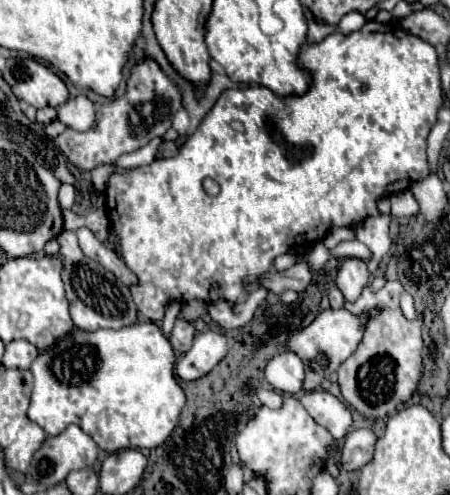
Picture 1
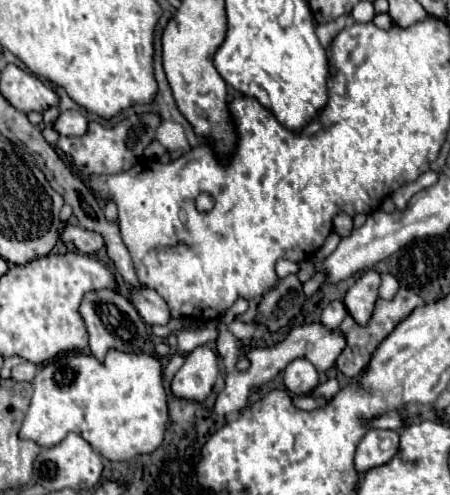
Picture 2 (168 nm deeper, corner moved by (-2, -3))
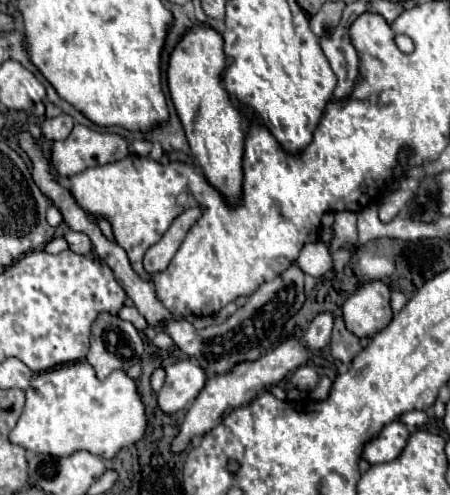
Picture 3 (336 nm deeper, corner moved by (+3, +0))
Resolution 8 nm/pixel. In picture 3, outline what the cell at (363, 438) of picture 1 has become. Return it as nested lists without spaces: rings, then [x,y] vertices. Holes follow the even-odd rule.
[[[392,421],[388,425],[384,425],[376,437],[372,437],[368,443],[364,443],[362,459],[366,459],[368,463],[394,461],[400,455],[400,451],[404,449],[408,435],[410,433],[408,433],[406,425],[402,425],[400,421]]]

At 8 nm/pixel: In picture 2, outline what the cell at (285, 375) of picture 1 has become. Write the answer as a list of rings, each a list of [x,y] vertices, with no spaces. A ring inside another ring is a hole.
[[[299,358],[285,368],[283,380],[293,394],[309,394],[319,384],[319,374],[311,362]]]

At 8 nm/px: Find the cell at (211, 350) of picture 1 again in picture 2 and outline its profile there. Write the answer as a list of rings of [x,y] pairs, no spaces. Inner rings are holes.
[[[199,346],[185,356],[183,366],[171,382],[171,392],[183,400],[203,402],[211,394],[217,376],[219,364],[215,352],[207,346]]]

